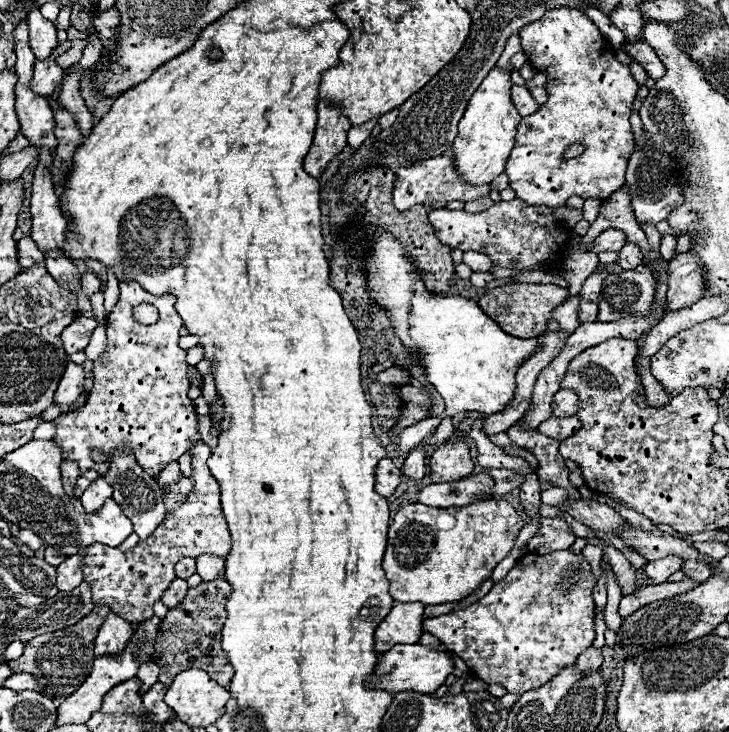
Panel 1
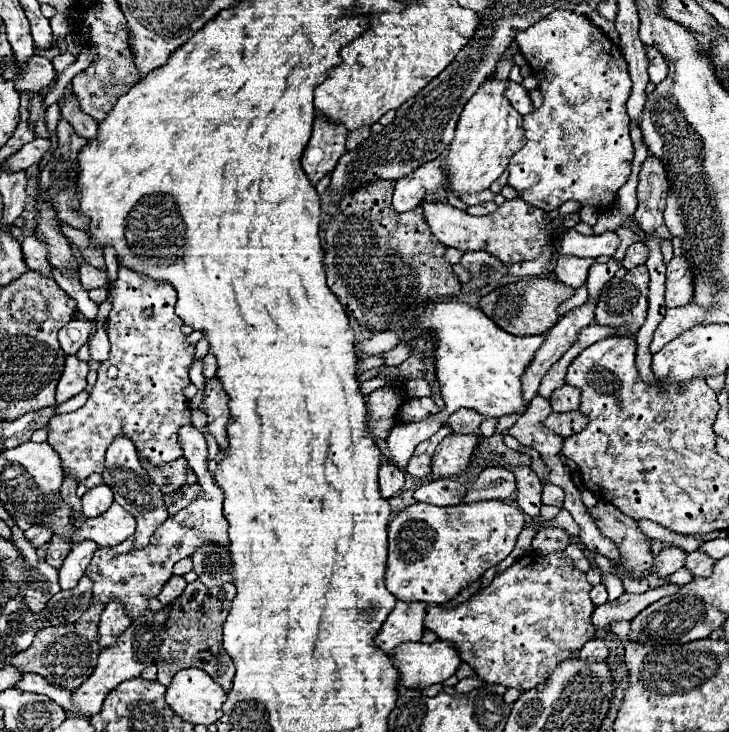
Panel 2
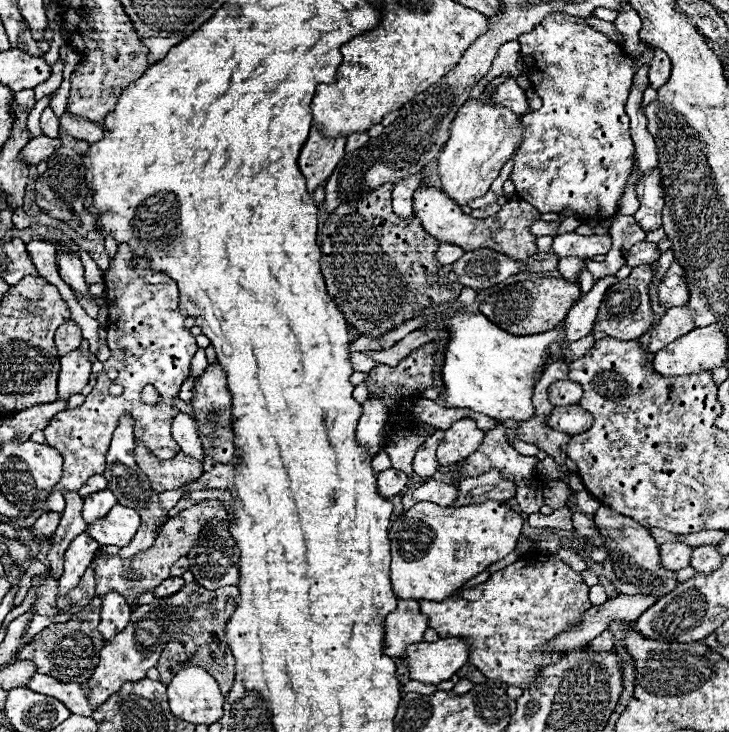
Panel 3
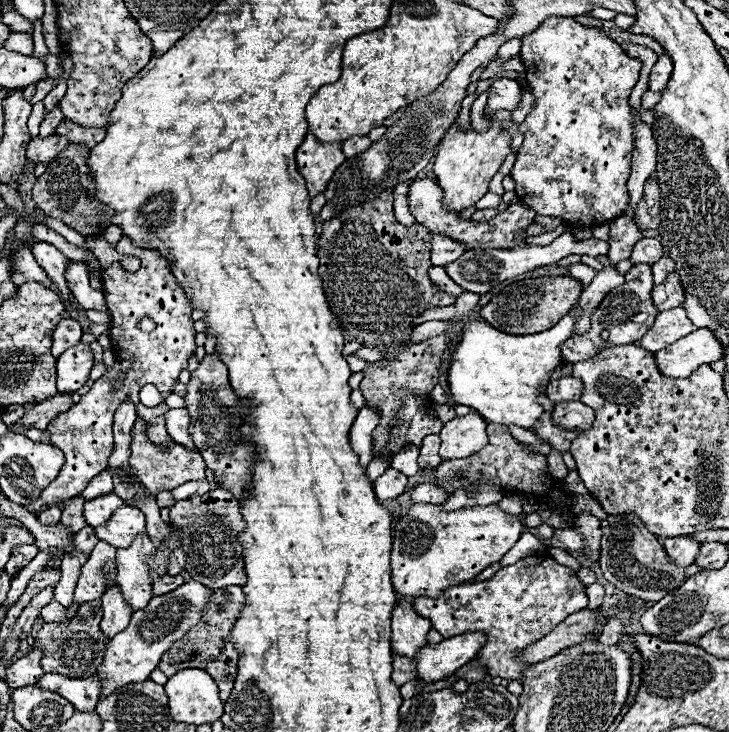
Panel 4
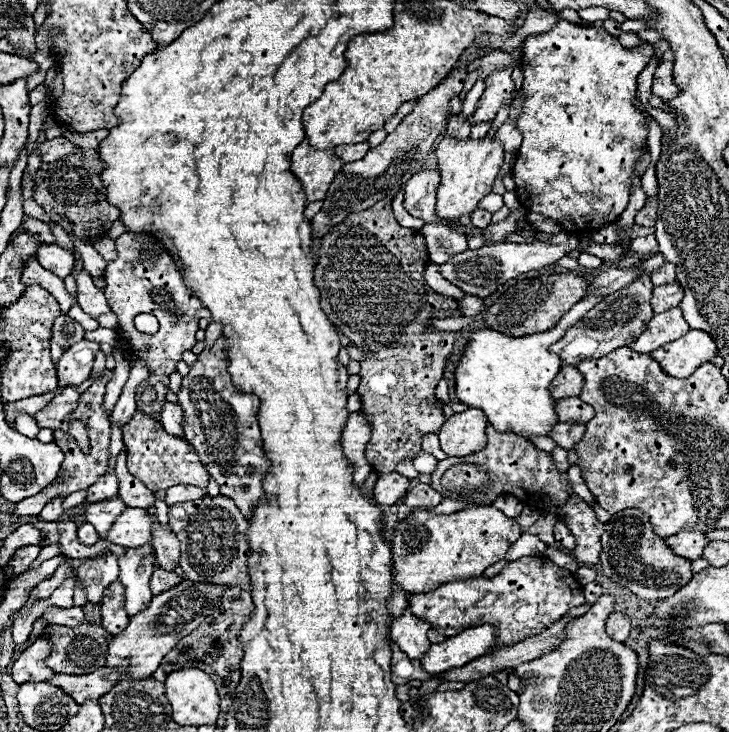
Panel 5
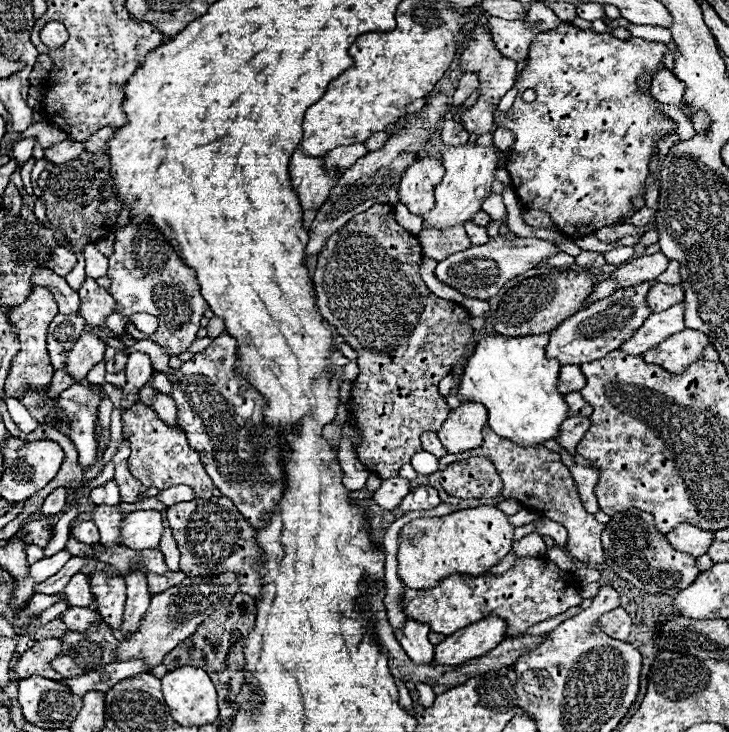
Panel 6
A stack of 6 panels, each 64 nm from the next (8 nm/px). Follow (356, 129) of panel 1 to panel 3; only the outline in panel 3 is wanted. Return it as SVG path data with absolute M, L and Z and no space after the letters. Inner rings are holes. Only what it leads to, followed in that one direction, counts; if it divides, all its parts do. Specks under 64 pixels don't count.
M368 132L350 134L350 136L348 136L348 142L346 142L346 152L354 152L354 150L358 150L360 146L364 146L366 142L368 142Z

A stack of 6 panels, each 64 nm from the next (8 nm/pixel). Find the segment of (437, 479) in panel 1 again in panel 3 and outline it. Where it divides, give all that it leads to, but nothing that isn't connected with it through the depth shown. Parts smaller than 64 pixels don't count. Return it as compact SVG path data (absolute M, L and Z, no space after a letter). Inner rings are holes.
M470 418L452 424L446 430L444 440L440 442L438 452L436 452L436 460L438 460L440 468L452 468L458 462L462 462L464 458L468 458L472 454L472 450L476 450L476 446L480 446L482 438L484 438L484 432Z

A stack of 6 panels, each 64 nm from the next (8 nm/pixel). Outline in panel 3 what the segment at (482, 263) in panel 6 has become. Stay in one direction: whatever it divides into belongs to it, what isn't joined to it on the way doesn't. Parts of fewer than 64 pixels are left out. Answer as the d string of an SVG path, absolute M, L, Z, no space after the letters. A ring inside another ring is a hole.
M576 232L558 234L552 246L552 252L562 256L578 256L578 258L594 258L600 254L608 254L612 248L610 234L606 236L580 236ZM480 248L474 252L464 252L464 256L452 264L452 272L458 276L460 284L474 290L484 290L518 274L520 266L534 258L538 258L538 254L526 260L510 260L504 254Z

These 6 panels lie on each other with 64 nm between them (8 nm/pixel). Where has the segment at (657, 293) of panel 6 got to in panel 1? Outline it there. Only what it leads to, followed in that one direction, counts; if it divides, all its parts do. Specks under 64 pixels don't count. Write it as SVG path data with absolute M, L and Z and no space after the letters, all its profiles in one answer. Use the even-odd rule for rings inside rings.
M694 250L676 254L668 264L668 308L678 310L700 300L706 292L706 274L708 268Z

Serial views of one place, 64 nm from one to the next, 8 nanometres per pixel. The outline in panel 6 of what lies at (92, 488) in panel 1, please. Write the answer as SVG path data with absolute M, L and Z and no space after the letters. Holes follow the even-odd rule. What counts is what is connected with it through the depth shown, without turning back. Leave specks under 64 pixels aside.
M108 504L94 506L92 522L100 530L100 544L104 544L108 548L118 546L118 532L120 532L118 524L120 524L122 516L124 516L124 512L118 506L108 506Z

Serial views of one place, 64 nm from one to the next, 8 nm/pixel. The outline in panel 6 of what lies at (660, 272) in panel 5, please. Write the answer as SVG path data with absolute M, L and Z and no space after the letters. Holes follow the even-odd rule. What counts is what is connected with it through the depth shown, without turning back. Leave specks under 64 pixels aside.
M668 262L668 268L654 280L654 282L662 282L662 284L680 284L680 274L678 274L678 262Z

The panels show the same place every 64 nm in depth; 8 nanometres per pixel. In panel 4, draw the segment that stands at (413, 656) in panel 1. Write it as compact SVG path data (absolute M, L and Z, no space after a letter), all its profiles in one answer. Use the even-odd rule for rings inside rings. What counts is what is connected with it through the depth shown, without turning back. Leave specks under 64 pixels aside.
M468 632L462 636L446 638L438 644L424 646L416 656L416 676L418 680L432 684L452 676L458 668L474 660L480 646L484 646L486 634L482 632Z

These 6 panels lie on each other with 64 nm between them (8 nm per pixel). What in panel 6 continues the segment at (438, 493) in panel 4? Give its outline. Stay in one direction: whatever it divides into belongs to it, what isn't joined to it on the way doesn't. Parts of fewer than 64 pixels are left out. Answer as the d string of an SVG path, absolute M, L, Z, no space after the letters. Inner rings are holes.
M416 486L400 504L400 508L404 512L412 512L412 510L430 510L432 506L438 506L442 500L438 498L438 492L432 486Z

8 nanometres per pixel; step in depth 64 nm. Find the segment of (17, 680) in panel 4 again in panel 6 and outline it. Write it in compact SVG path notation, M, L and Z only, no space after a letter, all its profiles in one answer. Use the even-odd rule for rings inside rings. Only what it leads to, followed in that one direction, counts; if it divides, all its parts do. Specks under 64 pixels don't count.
M56 638L38 640L30 650L26 650L18 658L18 664L14 666L16 678L18 680L30 678L30 676L42 676L42 678L52 678L52 680L62 678L50 666L50 660L58 654L58 650L60 650L60 640L56 640Z

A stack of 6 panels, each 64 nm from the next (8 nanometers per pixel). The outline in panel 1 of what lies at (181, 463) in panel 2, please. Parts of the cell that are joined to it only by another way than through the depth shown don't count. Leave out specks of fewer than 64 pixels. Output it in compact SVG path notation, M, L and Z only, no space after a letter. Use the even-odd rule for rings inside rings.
M172 462L172 464L168 464L168 466L156 476L156 482L160 484L160 488L166 488L168 484L176 482L180 476L182 476L182 472L180 472L180 464L178 464L178 462Z

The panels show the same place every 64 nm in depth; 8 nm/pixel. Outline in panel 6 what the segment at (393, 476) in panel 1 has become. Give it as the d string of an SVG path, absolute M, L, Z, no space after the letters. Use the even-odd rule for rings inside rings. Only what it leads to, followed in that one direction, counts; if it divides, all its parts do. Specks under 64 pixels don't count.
M400 476L384 478L380 482L380 488L374 492L374 502L384 510L394 510L404 500L404 494L408 494L408 490L412 490L410 480Z

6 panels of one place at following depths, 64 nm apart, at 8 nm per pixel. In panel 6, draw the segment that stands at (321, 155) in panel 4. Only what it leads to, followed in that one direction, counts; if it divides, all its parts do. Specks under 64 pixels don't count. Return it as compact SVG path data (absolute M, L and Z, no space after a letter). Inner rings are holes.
M302 146L290 158L290 176L304 210L322 206L339 180L339 175L324 168L322 156L306 156Z

